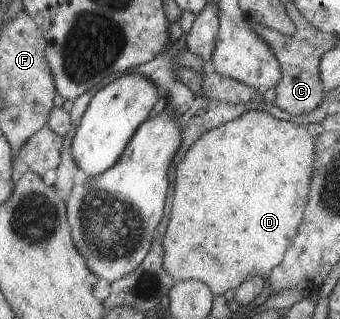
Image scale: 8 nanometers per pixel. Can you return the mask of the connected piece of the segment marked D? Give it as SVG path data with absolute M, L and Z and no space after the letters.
M250 109L240 118L221 124L212 130L206 131L190 148L188 154L177 166L176 188L174 197L174 212L172 222L168 228L168 236L164 238L165 267L176 280L200 279L212 289L212 292L224 294L228 290L238 288L240 284L255 276L268 276L271 270L284 260L288 247L299 234L300 225L305 219L307 204L310 200L312 176L315 174L317 137L310 134L306 125L296 125L292 121L276 118L268 111Z

